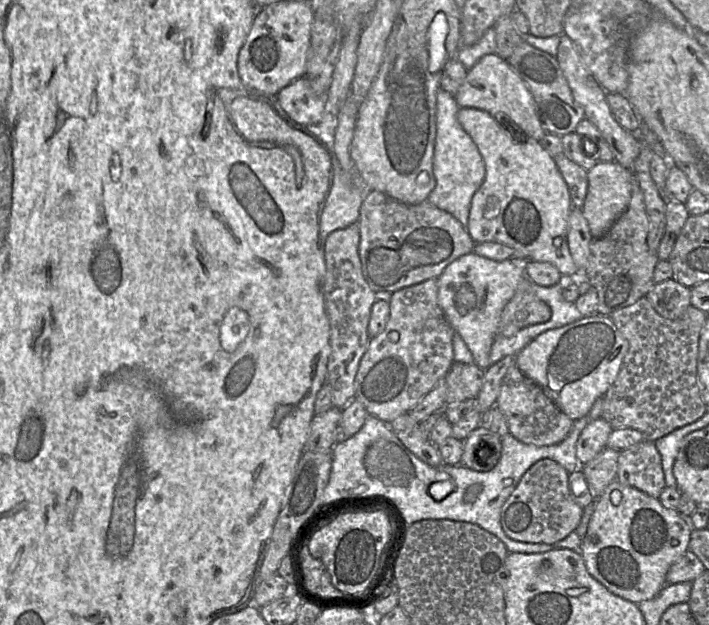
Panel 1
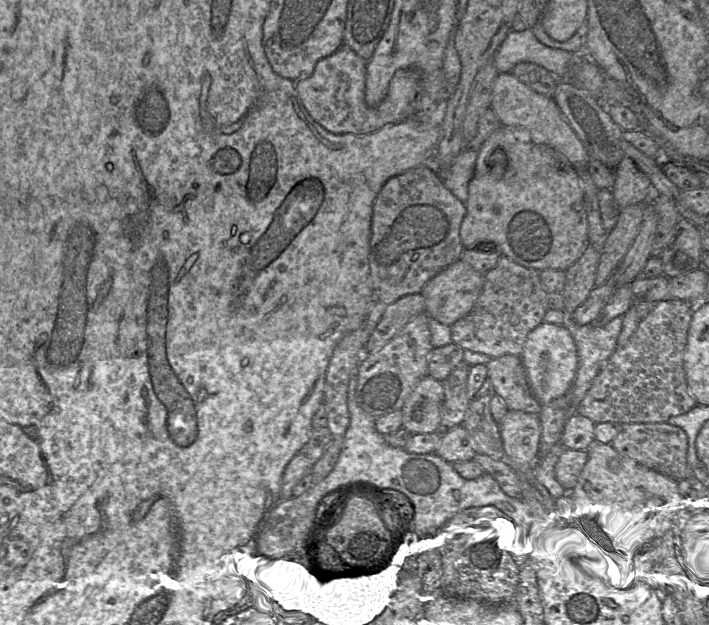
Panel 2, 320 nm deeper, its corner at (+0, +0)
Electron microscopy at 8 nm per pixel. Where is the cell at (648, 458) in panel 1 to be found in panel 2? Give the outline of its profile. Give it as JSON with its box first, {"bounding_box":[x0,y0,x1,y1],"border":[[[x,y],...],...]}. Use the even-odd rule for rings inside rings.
{"bounding_box":[611,423,692,487],"border":[[[668,423],[624,424],[611,445],[619,454],[677,481],[681,487],[691,485],[692,469],[687,461],[688,437],[680,427]]]}

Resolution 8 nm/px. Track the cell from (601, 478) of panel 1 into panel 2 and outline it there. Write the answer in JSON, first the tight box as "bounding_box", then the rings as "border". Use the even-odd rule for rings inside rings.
{"bounding_box":[555,450,588,496],"border":[[[563,450],[555,467],[556,479],[565,491],[565,496],[572,496],[581,472],[588,461],[586,451]]]}

